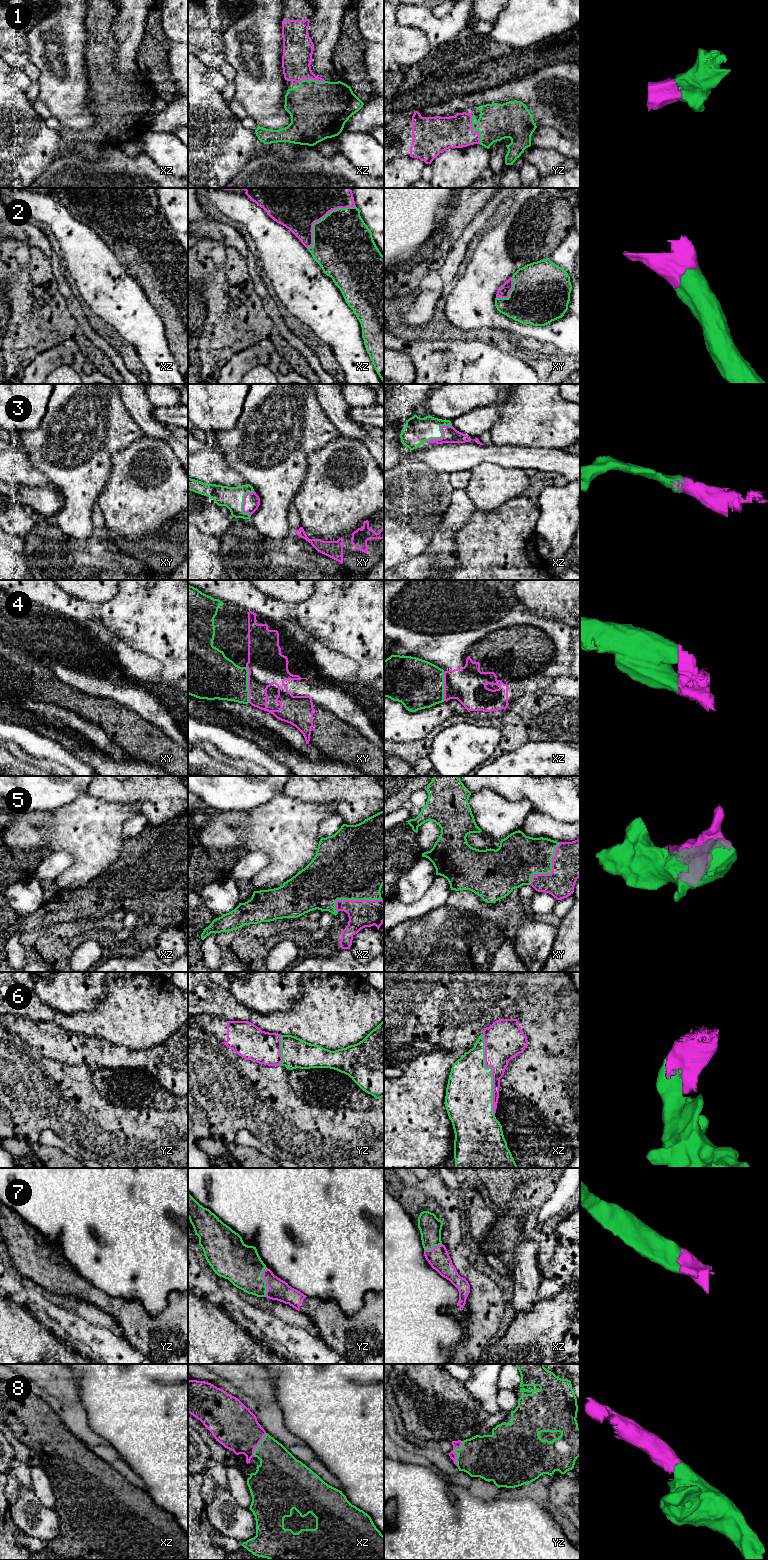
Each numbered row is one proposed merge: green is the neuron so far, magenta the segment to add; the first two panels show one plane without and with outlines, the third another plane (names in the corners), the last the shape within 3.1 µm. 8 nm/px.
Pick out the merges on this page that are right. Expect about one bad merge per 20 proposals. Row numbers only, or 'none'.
1, 2, 3, 4, 5, 6, 7, 8

